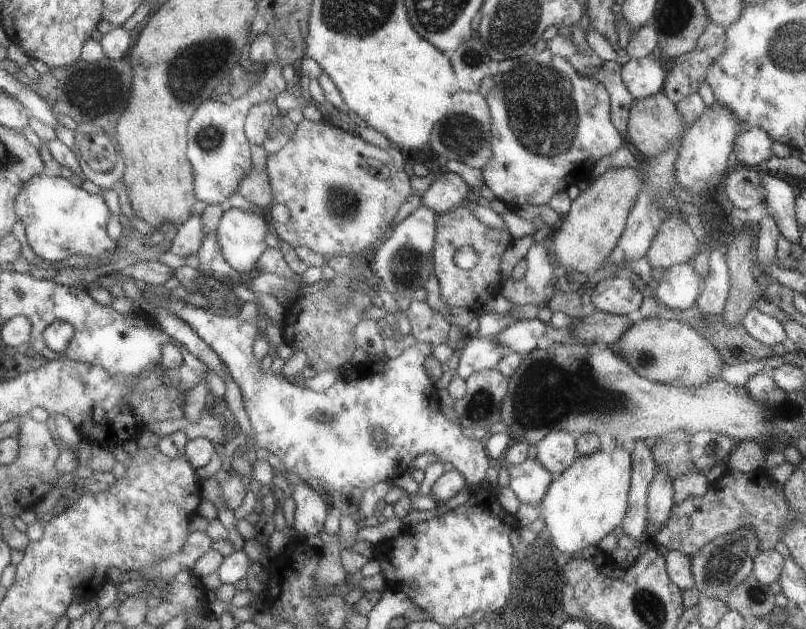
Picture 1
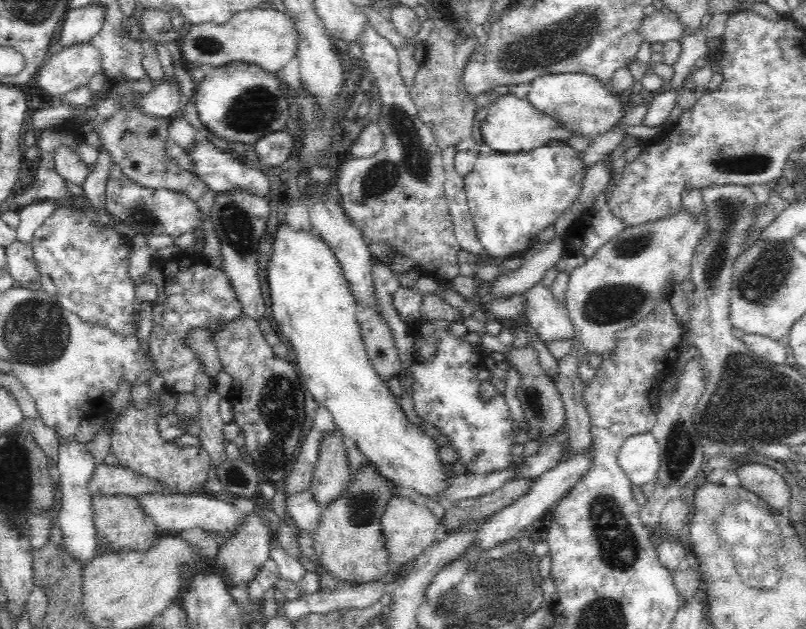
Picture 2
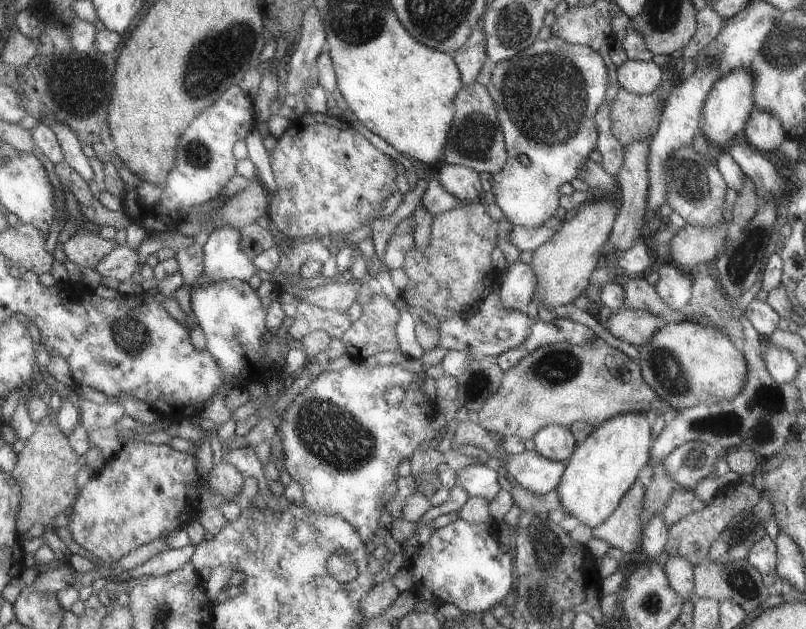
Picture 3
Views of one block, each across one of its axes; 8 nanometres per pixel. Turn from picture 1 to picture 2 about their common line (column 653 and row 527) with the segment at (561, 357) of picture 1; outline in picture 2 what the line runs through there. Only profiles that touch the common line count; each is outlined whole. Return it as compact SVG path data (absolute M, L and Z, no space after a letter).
M396 496L390 499L381 516L381 527L391 564L396 567L411 563L422 554L434 542L438 523L437 517L430 511L426 502Z

